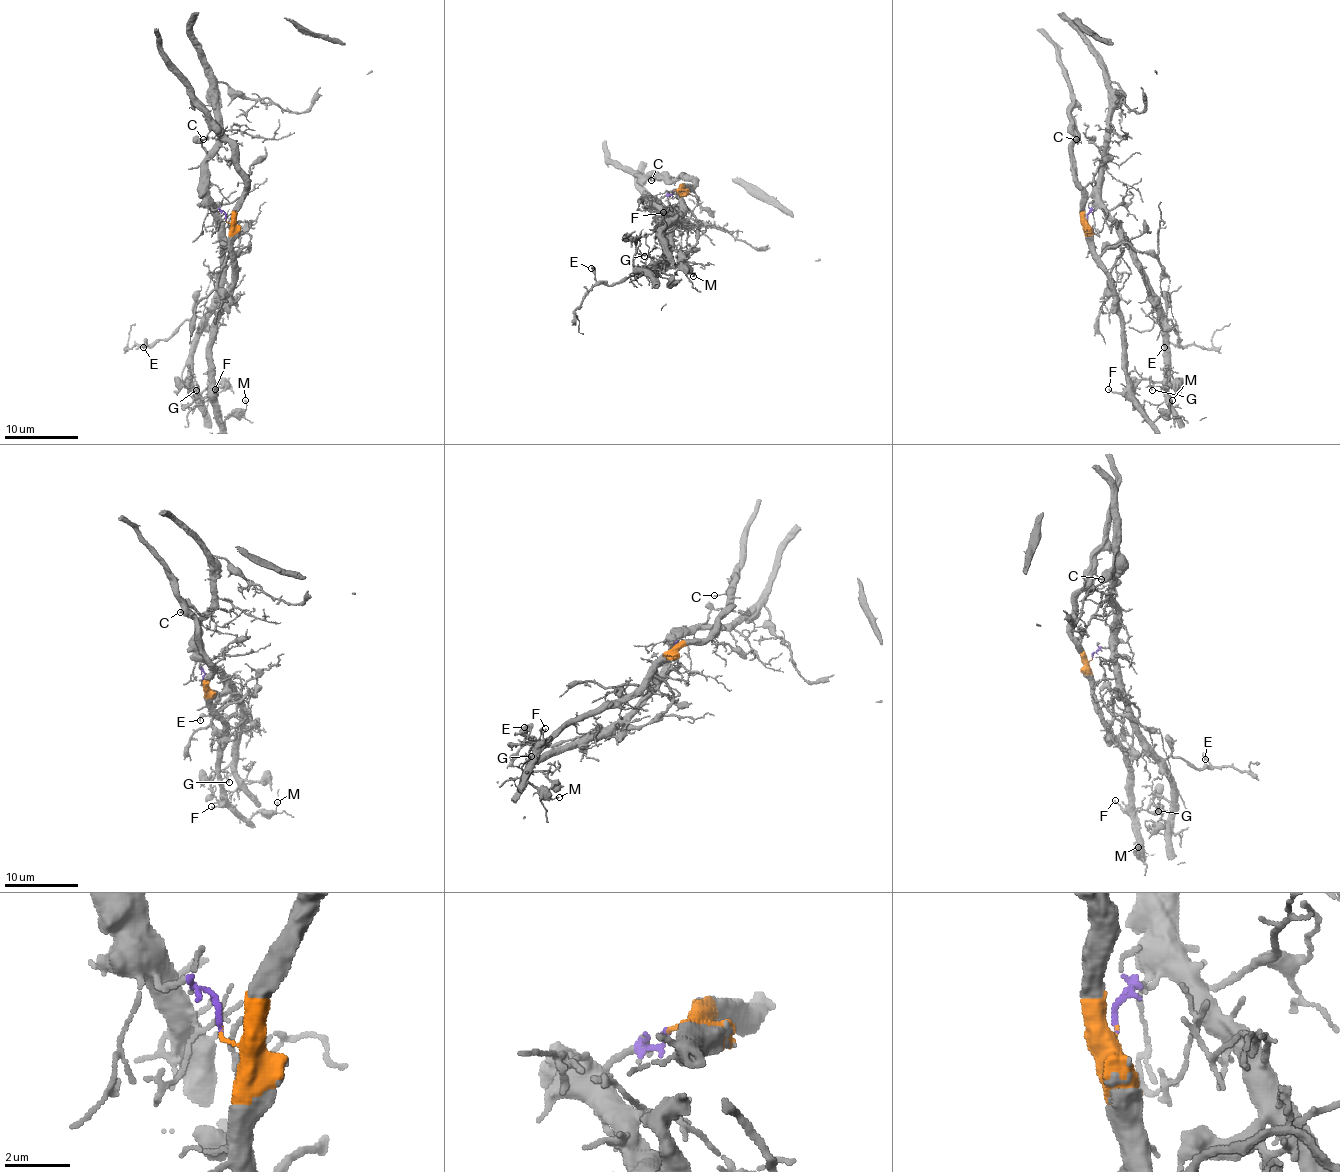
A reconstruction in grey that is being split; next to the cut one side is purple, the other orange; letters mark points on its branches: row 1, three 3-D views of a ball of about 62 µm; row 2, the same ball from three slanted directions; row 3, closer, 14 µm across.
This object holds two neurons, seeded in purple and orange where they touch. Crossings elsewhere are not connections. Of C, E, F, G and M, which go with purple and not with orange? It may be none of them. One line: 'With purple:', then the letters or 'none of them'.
With purple: E, G

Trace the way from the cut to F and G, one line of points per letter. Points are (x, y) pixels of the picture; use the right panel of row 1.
F: (1087, 221), (1087, 245), (1107, 276), (1124, 333), (1126, 388), (1109, 388)
G: (1087, 221), (1100, 208), (1118, 230), (1157, 311), (1164, 335), (1164, 377), (1149, 377), (1151, 390)

